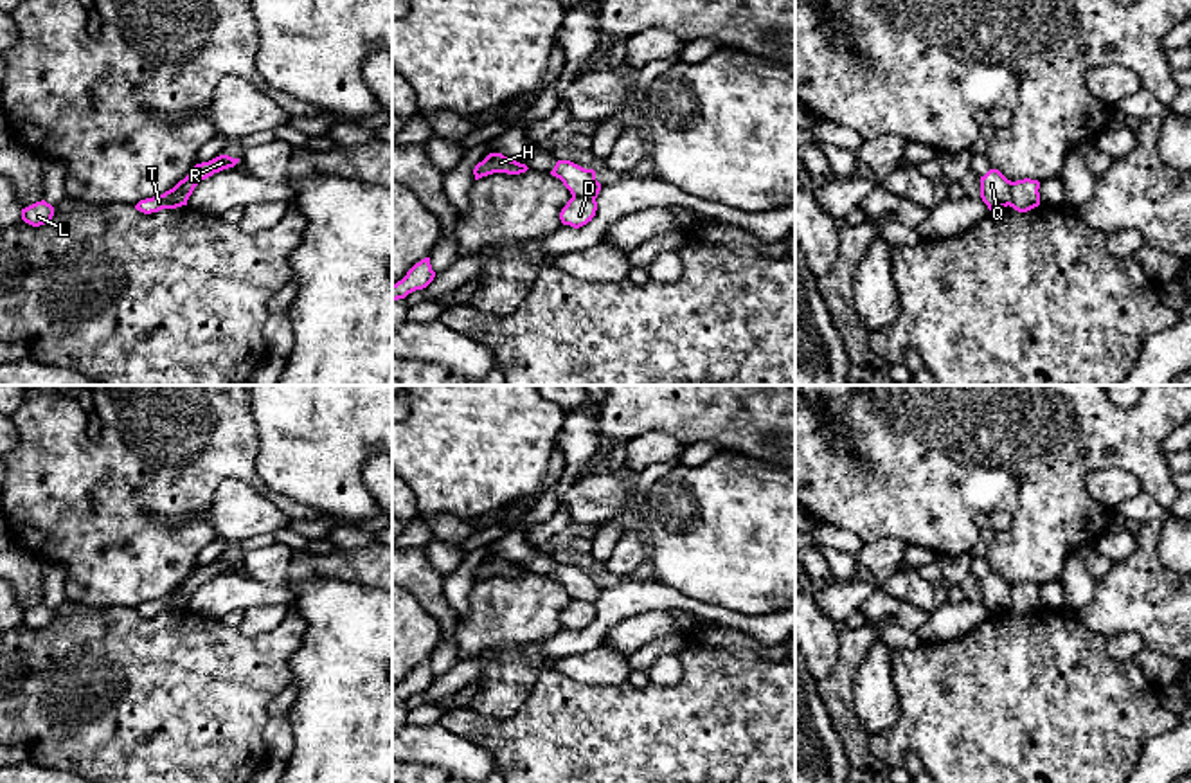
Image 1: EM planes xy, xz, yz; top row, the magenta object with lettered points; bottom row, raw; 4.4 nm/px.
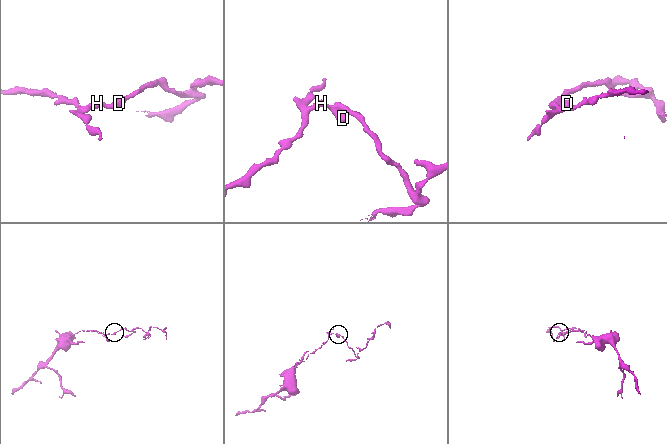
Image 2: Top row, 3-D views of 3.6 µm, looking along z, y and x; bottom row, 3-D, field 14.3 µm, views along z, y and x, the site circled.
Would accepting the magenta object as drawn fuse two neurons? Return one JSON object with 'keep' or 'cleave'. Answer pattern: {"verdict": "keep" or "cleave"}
{"verdict": "cleave"}

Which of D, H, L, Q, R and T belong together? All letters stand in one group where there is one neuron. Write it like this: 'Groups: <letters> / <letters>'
Groups: D H L T / Q R

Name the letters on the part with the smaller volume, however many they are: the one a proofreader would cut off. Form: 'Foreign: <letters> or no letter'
Foreign: Q, R

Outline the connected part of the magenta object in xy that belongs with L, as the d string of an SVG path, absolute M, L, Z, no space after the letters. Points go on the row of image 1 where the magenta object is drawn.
M45 200L22 209L22 220L32 227L45 225L54 216L54 207Z

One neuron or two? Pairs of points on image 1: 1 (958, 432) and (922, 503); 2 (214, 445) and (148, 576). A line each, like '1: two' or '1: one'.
1: one
2: one

